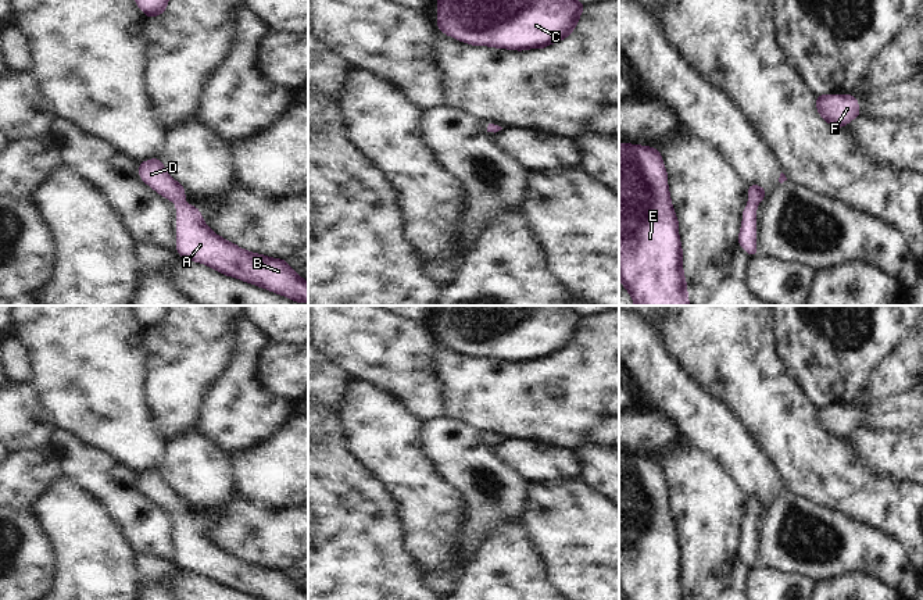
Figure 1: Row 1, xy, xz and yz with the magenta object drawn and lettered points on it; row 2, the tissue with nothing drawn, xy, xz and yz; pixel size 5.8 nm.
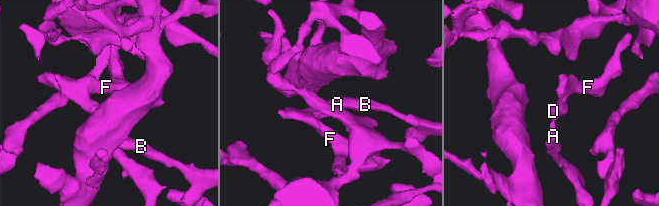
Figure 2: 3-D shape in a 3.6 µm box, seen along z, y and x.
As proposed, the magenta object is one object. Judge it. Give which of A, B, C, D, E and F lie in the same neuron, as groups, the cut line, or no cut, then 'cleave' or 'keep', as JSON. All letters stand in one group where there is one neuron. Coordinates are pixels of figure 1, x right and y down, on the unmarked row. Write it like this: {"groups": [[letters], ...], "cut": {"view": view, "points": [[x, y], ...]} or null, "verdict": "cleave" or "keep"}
{"groups": [["A", "B", "C", "D", "E", "F"]], "cut": null, "verdict": "keep"}

